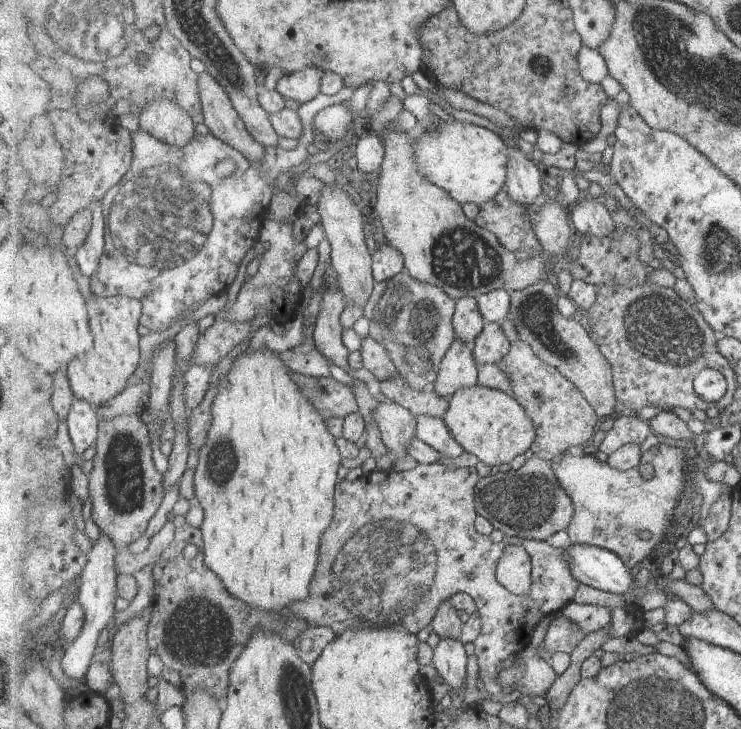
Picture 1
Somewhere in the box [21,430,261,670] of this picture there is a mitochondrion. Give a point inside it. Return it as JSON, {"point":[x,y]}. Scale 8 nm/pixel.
{"point":[198,635]}

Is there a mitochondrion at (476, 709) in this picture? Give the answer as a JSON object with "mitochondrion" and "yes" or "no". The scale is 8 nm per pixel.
{"mitochondrion":"no"}

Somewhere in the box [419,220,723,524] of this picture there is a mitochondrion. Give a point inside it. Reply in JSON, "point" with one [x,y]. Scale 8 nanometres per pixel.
{"point":[654,322]}

